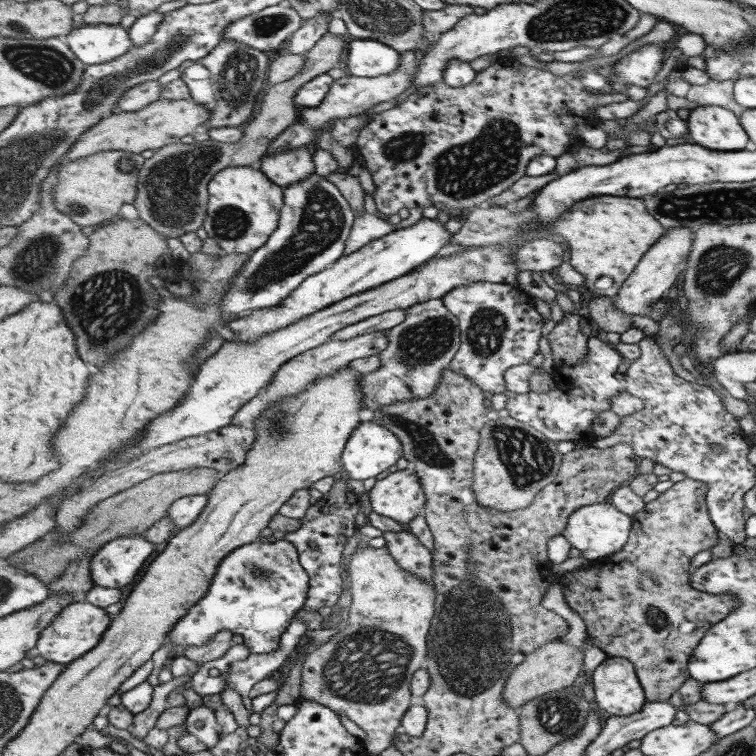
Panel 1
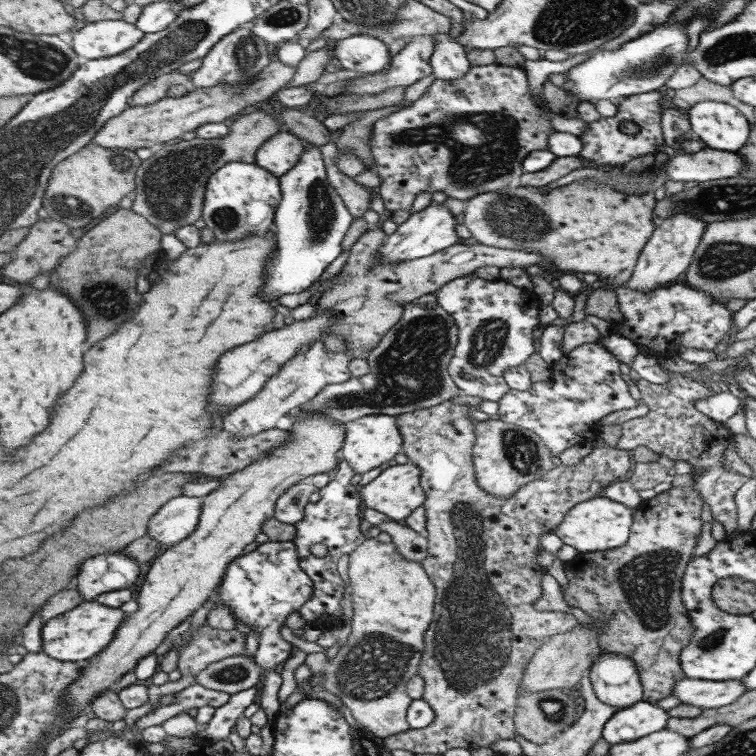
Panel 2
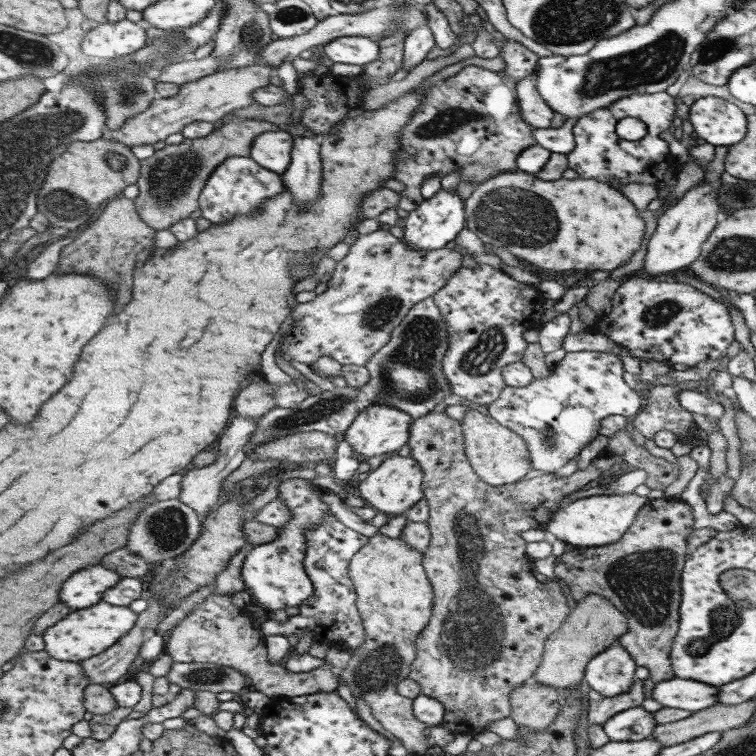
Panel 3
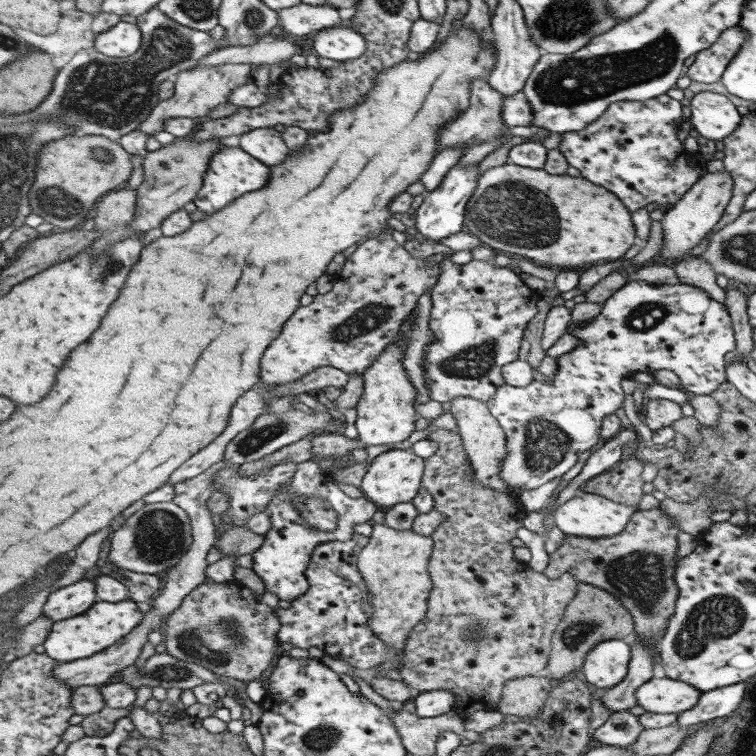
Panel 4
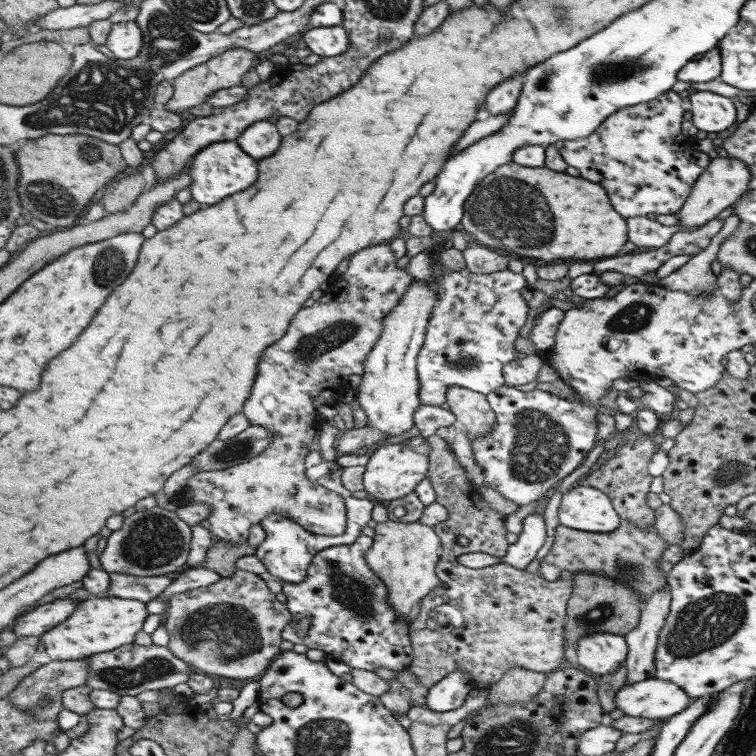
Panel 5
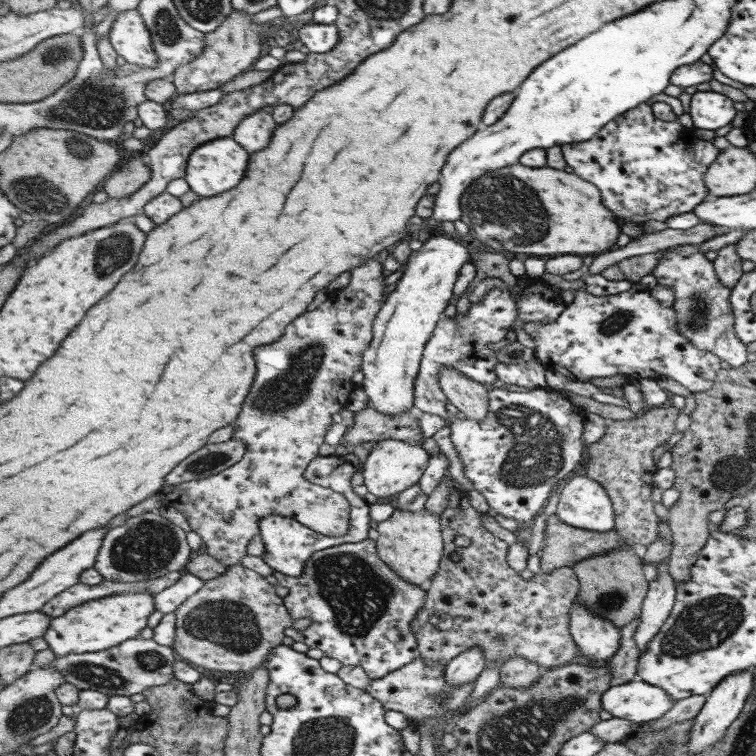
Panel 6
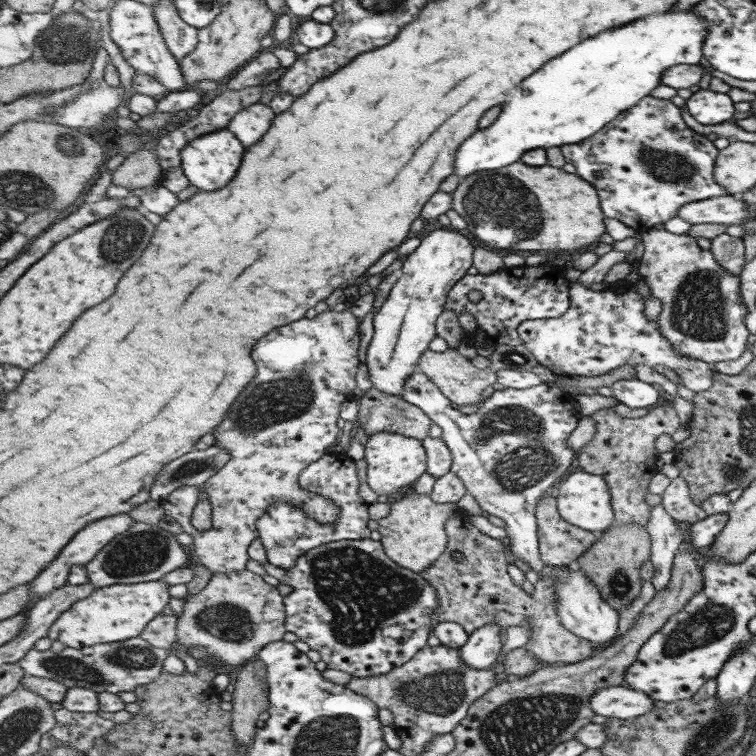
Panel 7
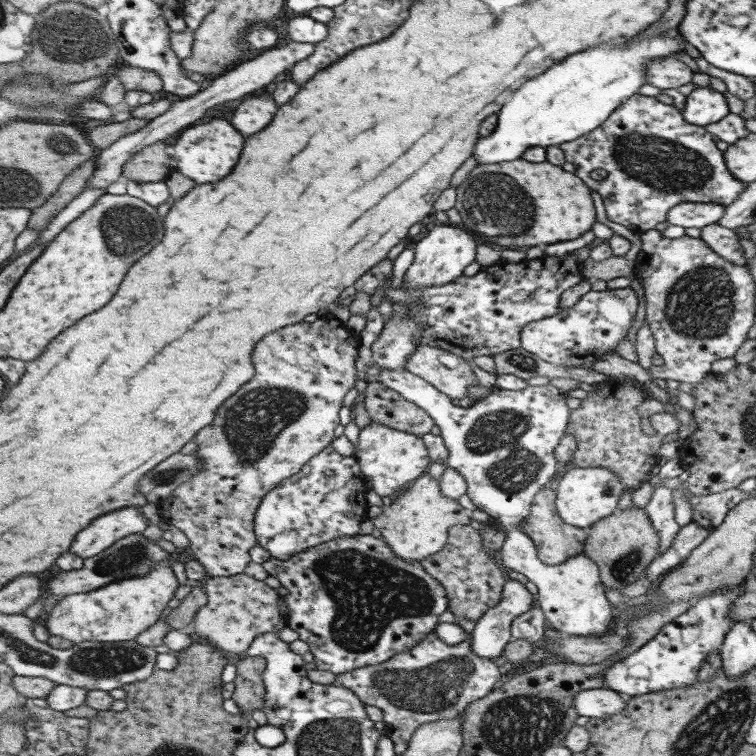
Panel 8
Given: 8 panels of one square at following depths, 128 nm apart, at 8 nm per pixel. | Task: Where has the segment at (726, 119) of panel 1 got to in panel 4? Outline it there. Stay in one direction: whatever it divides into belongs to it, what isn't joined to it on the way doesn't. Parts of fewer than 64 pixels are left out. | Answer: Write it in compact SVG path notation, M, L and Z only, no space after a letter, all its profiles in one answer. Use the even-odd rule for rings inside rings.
M699 92L693 95L685 113L699 136L717 142L739 126L742 116L735 108L720 93Z

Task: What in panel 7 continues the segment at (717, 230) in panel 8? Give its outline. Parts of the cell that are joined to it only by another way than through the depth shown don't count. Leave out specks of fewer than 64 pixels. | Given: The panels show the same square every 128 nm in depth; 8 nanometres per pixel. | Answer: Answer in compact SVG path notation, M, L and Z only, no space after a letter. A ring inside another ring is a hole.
M721 233L713 236L709 242L715 263L728 274L738 277L745 264L742 237Z

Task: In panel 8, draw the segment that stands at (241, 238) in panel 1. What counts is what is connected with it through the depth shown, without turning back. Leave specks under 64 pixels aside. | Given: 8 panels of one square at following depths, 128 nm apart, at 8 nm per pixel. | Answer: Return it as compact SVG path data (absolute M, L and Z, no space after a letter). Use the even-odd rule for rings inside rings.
M215 117L207 123L193 125L183 130L173 139L171 149L174 167L197 184L215 184L229 176L239 164L241 152L245 148L245 138L231 124L231 117Z

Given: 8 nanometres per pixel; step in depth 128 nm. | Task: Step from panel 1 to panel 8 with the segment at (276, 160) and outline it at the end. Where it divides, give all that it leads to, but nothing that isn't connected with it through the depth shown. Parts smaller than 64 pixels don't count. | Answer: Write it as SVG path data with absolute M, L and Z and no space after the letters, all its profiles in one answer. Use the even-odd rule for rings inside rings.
M262 90L237 106L231 120L235 122L235 128L243 132L245 138L251 138L253 134L263 132L271 124L277 110L279 108L277 108L273 93Z

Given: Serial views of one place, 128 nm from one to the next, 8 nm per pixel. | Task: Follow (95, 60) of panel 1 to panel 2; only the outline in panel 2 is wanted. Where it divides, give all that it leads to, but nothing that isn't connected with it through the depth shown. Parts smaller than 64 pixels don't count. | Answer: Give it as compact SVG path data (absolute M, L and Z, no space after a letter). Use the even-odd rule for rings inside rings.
M121 20L87 22L73 31L72 46L75 52L87 60L118 56L134 48L145 32L135 24Z

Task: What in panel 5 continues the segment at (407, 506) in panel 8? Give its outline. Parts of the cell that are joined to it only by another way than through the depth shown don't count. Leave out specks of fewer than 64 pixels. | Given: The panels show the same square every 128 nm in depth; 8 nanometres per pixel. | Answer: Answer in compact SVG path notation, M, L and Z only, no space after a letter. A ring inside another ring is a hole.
M387 520L377 524L374 528L374 544L367 551L367 562L371 564L371 570L375 570L375 574L379 574L379 578L383 578L383 582L387 584L387 588L391 590L390 602L395 608L395 612L399 614L399 618L405 614L413 614L415 606L421 605L423 598L427 594L433 592L435 588L442 584L438 577L439 561L442 560L442 539L438 536L438 531L433 526L427 526L420 521L417 522L395 522L395 520Z

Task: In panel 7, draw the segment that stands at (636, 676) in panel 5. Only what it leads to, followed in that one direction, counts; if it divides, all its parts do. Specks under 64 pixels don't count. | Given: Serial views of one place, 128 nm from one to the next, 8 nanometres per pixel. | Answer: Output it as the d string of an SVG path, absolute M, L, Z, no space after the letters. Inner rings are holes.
M661 504L651 506L650 520L645 528L650 534L651 543L650 561L653 576L650 583L657 593L669 582L673 557L682 544L683 534L677 526L677 521L663 510Z

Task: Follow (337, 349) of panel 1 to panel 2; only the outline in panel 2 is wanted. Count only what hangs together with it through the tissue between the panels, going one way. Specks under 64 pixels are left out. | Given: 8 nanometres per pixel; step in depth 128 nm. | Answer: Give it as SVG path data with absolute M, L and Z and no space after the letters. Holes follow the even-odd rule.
M323 341L315 343L306 351L286 362L274 377L266 381L262 393L257 394L256 398L226 415L221 420L220 427L237 437L255 435L275 428L275 422L279 418L283 418L294 409L303 408L309 404L327 385L339 384L352 379L349 362L353 359L353 355L349 355L345 349L331 351L325 347Z

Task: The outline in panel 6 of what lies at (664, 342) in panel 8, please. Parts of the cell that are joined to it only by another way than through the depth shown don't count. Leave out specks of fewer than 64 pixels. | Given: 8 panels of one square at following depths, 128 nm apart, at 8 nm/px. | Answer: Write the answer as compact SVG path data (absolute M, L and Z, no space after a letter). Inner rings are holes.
M680 245L665 248L656 268L650 273L657 284L671 288L674 298L670 302L674 309L678 332L696 349L711 351L730 368L739 368L746 363L745 345L732 332L733 314L729 307L730 290L720 284L709 262L695 245Z

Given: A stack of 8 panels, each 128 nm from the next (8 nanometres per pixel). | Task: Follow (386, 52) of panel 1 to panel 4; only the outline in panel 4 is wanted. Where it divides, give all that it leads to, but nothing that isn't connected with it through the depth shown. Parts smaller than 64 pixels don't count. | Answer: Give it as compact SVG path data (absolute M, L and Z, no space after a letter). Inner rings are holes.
M335 26L315 33L313 47L322 58L356 60L367 52L367 39L352 27Z

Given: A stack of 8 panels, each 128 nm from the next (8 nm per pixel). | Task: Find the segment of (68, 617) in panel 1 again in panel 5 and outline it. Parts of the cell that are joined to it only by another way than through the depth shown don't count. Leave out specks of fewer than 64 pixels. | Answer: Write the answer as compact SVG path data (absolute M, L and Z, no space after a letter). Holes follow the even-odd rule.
M111 596L109 598L87 598L79 604L79 608L65 622L53 627L53 630L46 632L41 640L45 646L45 651L53 661L81 660L90 658L99 653L108 653L115 649L120 649L123 645L135 643L138 636L142 635L143 624L147 620L150 612L145 606L145 602L133 598L119 598Z

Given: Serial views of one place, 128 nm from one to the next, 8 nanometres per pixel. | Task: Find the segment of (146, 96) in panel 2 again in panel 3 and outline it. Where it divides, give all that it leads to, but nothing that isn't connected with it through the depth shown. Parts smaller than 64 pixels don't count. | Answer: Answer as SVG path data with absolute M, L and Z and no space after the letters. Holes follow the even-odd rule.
M210 53L201 60L194 60L192 57L186 61L172 64L157 75L157 82L173 82L177 84L185 84L185 82L193 82L204 76L219 70L218 59L215 59Z

